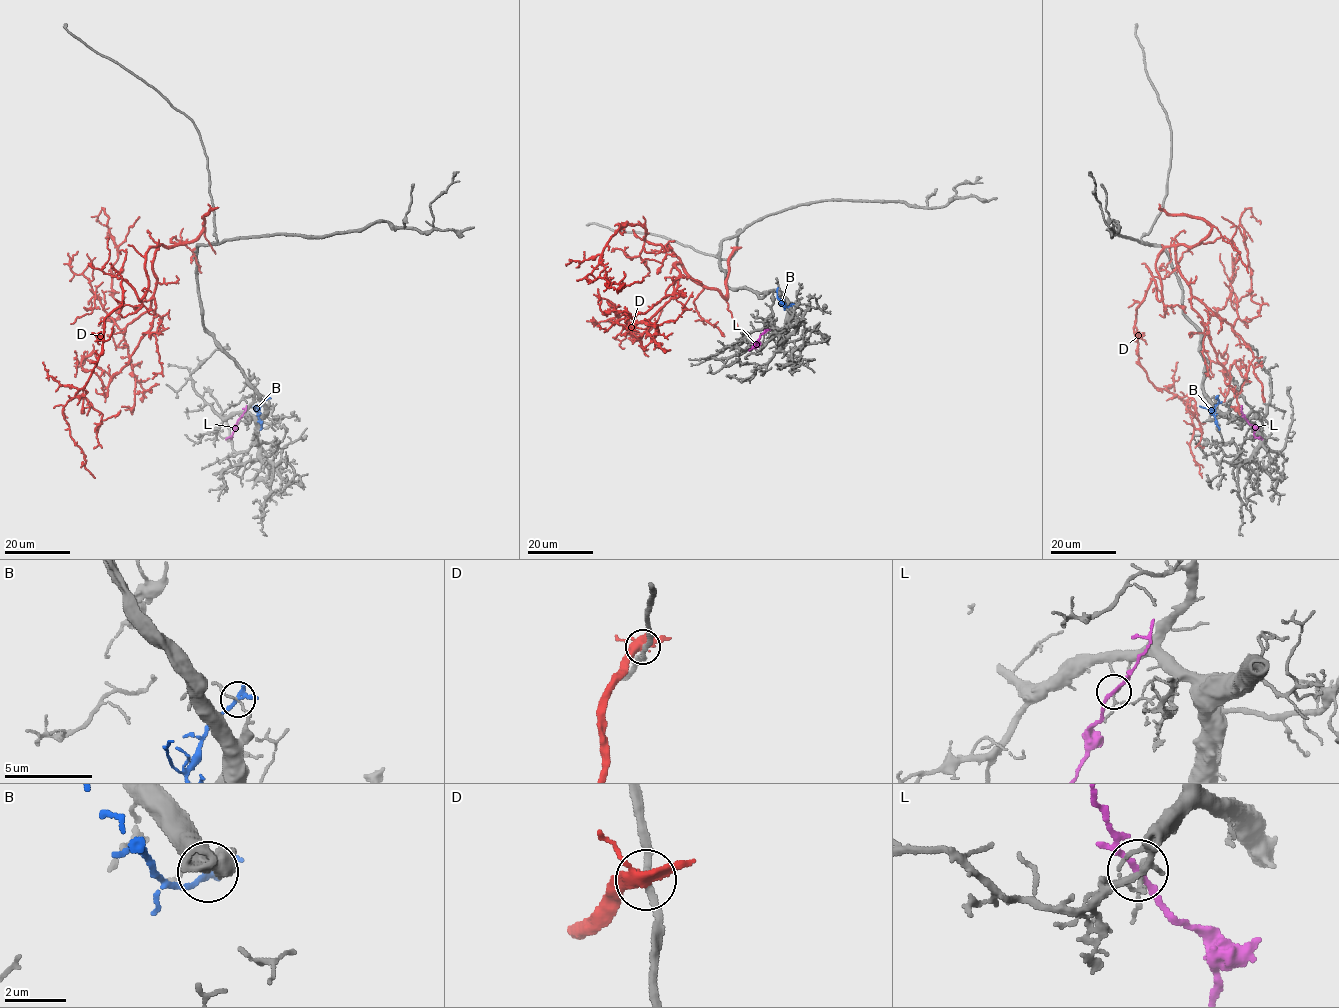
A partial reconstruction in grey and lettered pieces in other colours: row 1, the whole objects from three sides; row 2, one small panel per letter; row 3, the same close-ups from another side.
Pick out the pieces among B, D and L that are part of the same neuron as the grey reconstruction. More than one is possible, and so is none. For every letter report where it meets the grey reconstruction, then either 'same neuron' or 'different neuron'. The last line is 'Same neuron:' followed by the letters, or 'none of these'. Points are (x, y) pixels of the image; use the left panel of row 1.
B: meets grey at (267, 398); different neuron
D: meets grey at (213, 209); different neuron
L: meets grey at (239, 419); different neuron
Same neuron: none of these

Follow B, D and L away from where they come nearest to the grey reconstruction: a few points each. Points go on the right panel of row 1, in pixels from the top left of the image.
B: (1217, 398), (1218, 403), (1213, 412), (1219, 430)
D: (1161, 209), (1211, 227), (1162, 250), (1162, 298), (1153, 280), (1134, 334), (1148, 379), (1188, 407), (1202, 477)
L: (1245, 418), (1253, 427), (1254, 435), (1262, 439)

